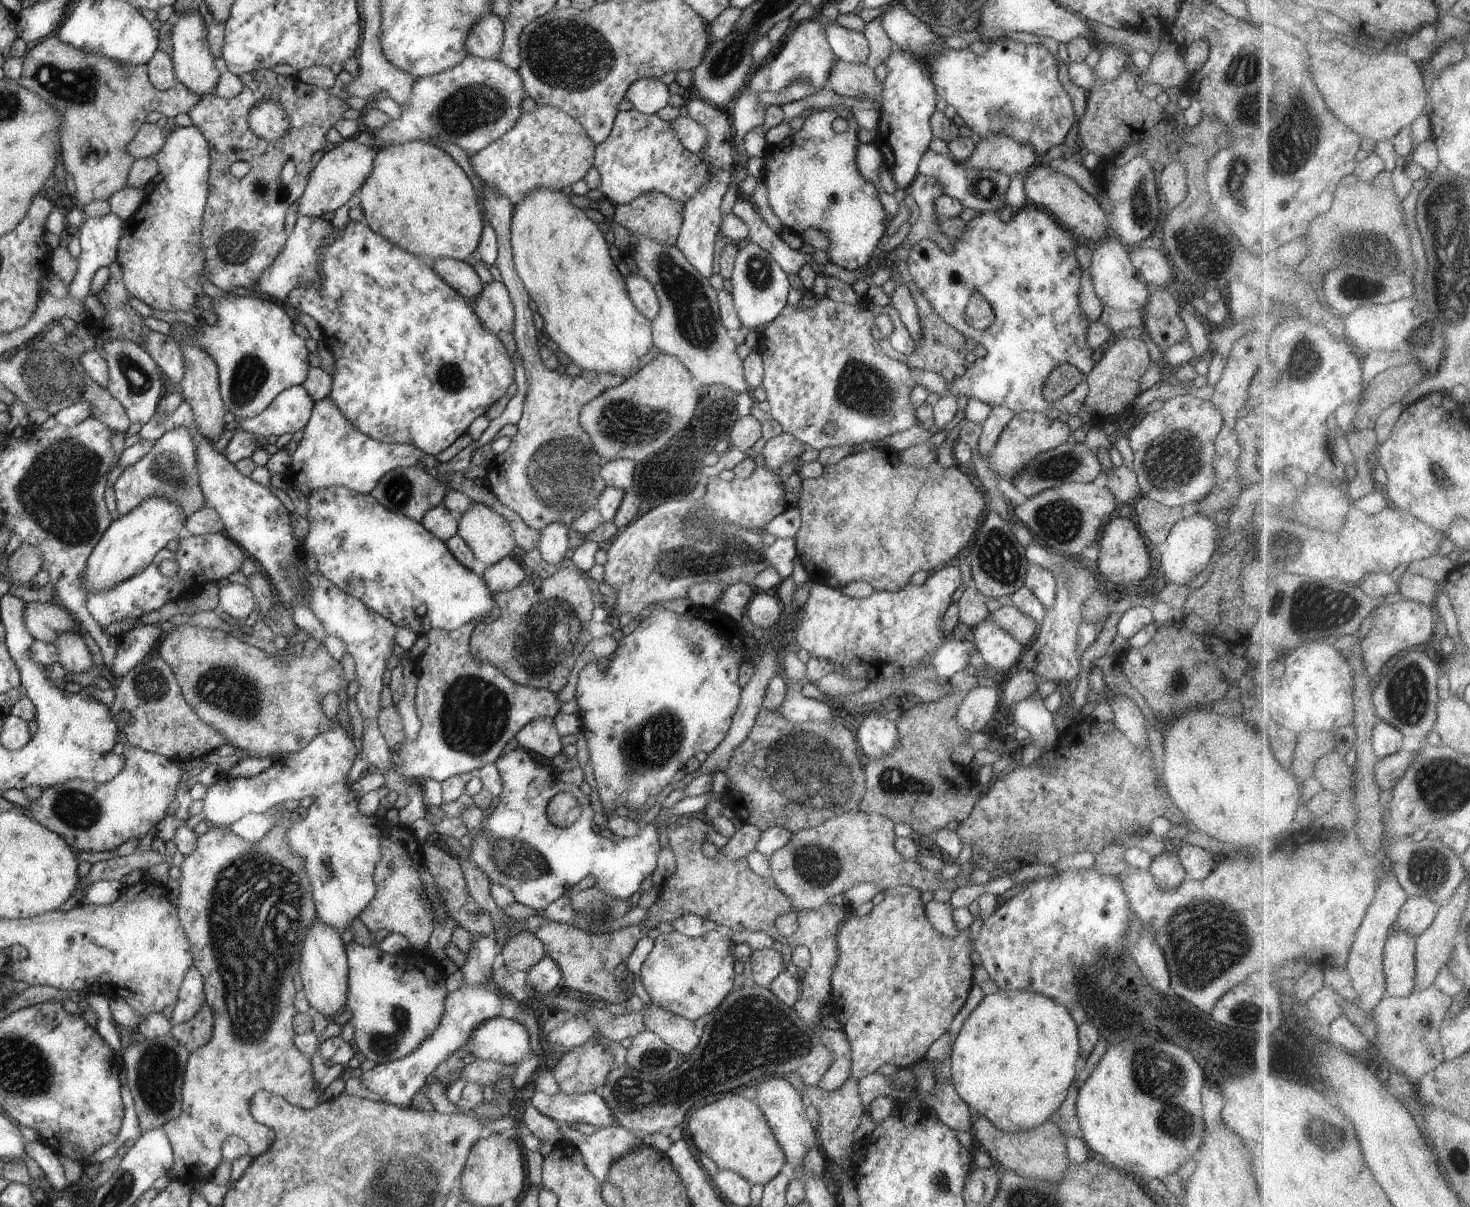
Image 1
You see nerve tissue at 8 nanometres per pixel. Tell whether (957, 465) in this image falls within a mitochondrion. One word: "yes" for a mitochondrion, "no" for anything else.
no

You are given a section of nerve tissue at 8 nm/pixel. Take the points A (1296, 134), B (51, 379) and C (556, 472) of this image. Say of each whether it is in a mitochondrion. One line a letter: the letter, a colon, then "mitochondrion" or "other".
A: mitochondrion
B: mitochondrion
C: mitochondrion

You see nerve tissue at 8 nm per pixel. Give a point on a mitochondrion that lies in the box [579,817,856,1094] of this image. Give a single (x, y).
(820, 866)

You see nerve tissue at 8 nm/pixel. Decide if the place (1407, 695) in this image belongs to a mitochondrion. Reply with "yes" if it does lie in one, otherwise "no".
yes

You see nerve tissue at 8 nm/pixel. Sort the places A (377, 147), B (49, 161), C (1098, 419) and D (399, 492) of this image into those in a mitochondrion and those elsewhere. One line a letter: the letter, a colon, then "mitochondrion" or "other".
A: other
B: other
C: other
D: mitochondrion

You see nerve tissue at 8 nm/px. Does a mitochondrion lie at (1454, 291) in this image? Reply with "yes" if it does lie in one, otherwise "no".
yes

